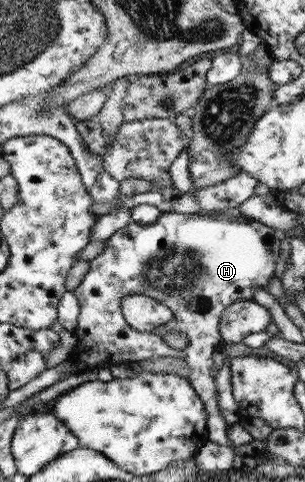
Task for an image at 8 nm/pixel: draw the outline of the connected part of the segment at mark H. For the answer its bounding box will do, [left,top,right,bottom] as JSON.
[59,210,282,447]

